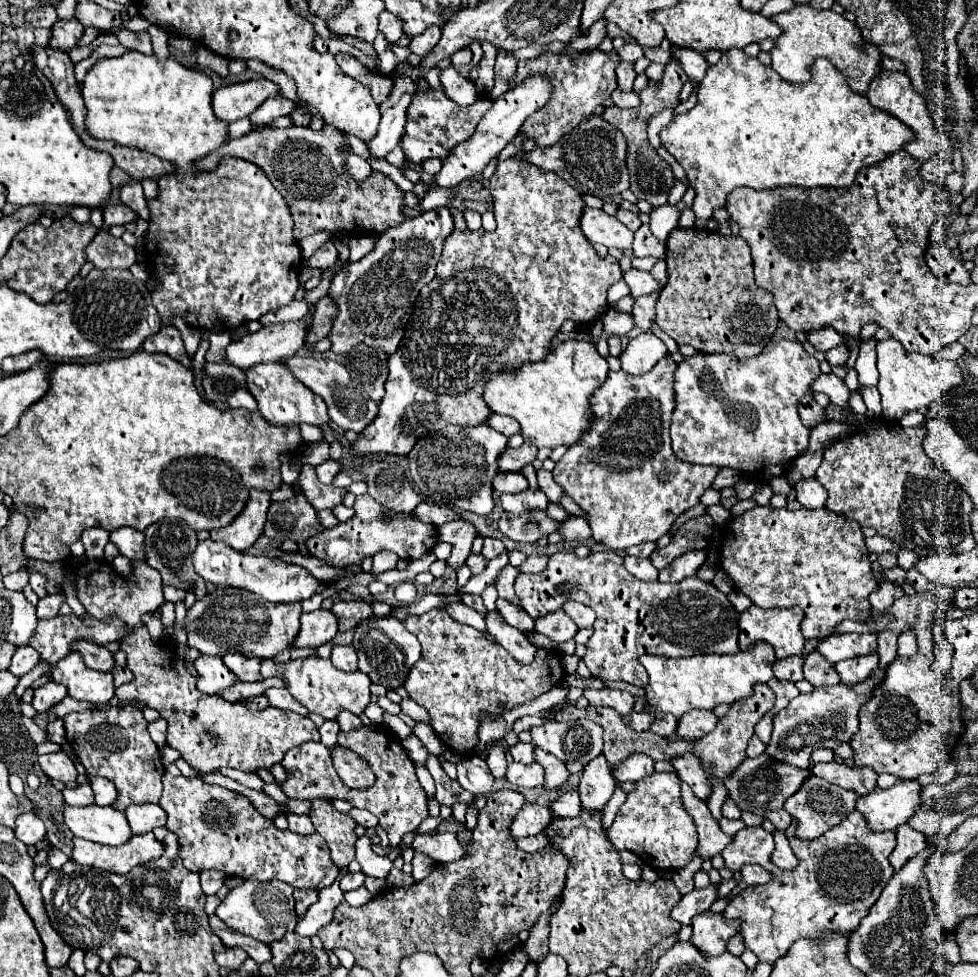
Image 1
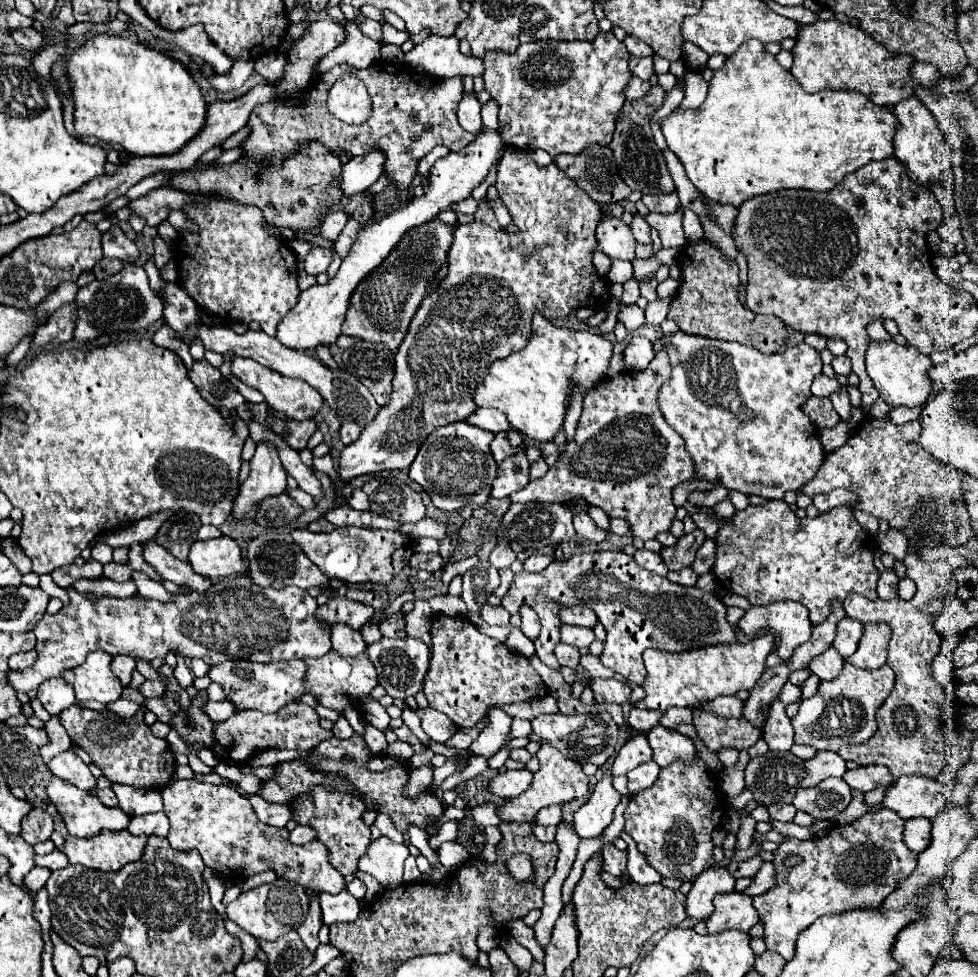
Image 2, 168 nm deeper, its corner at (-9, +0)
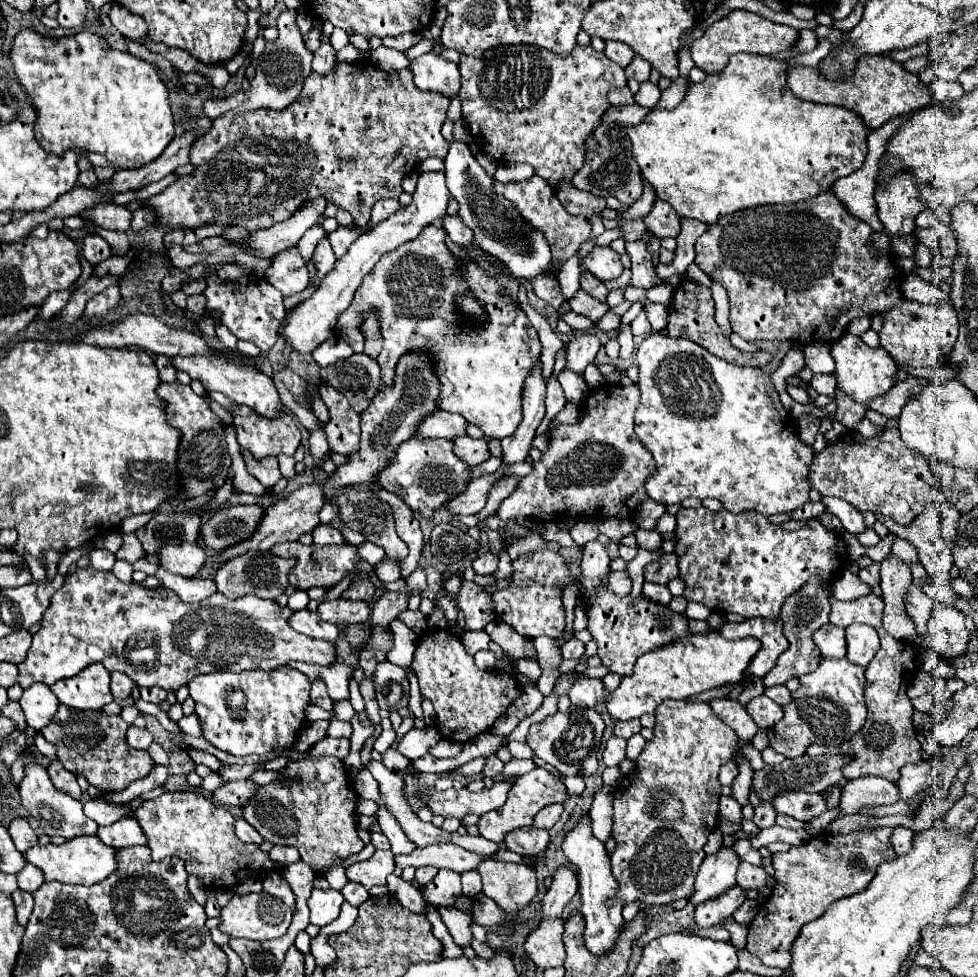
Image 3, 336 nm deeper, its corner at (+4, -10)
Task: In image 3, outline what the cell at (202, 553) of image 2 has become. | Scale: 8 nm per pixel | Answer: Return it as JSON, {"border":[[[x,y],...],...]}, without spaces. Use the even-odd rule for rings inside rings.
{"border":[[[193,543],[165,545],[161,549],[161,565],[181,577],[189,577],[189,579],[199,577],[205,563],[207,563],[205,549]]]}

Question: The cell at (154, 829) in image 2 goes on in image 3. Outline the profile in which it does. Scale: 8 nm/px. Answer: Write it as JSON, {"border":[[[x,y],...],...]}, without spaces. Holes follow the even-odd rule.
{"border":[[[123,817],[121,821],[109,825],[109,827],[99,827],[97,837],[115,849],[123,849],[123,847],[131,847],[131,845],[147,845],[147,837],[141,829],[141,825],[137,825],[135,817]]]}

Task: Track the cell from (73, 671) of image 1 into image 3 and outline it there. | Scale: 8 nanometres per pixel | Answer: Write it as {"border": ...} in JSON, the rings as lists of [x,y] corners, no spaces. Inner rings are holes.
{"border":[[[101,663],[85,667],[81,673],[61,679],[51,685],[59,703],[79,711],[99,711],[103,705],[113,701],[109,691],[109,671]]]}

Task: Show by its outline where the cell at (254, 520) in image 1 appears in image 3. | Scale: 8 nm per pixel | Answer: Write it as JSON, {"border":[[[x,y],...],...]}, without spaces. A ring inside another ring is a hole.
{"border":[[[213,393],[213,395],[209,395],[209,397],[233,413],[235,431],[237,431],[237,441],[239,441],[241,449],[253,453],[255,459],[269,457],[269,455],[293,456],[293,453],[297,451],[297,447],[301,445],[301,431],[297,429],[293,417],[291,417],[289,413],[283,413],[279,419],[265,419],[265,417],[257,415],[257,413],[255,413],[253,409],[249,409],[249,407],[241,407],[241,405],[231,403],[231,401],[229,401],[225,395],[221,395],[221,393]]]}

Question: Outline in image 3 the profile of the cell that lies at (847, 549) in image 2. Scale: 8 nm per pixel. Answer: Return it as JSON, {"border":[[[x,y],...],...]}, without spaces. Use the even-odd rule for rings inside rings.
{"border":[[[705,507],[677,511],[677,529],[675,529],[675,553],[679,555],[679,571],[685,581],[685,597],[687,601],[697,601],[709,607],[715,613],[739,613],[745,619],[765,617],[765,619],[781,619],[781,605],[787,597],[797,593],[809,577],[819,577],[823,587],[831,587],[835,575],[849,565],[849,553],[845,541],[839,533],[825,529],[817,521],[809,521],[807,527],[799,531],[783,531],[779,525],[771,523],[765,515],[757,511],[729,513],[729,511],[709,511]]]}

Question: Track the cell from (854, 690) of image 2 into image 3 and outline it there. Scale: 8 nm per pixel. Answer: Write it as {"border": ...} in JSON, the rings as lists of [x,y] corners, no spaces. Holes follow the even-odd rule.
{"border":[[[823,657],[819,667],[799,681],[799,689],[791,693],[793,701],[783,707],[783,719],[769,729],[769,747],[785,757],[801,757],[807,753],[807,747],[821,743],[825,747],[841,747],[855,733],[861,731],[865,723],[865,669],[851,665],[847,659],[829,659]]]}

